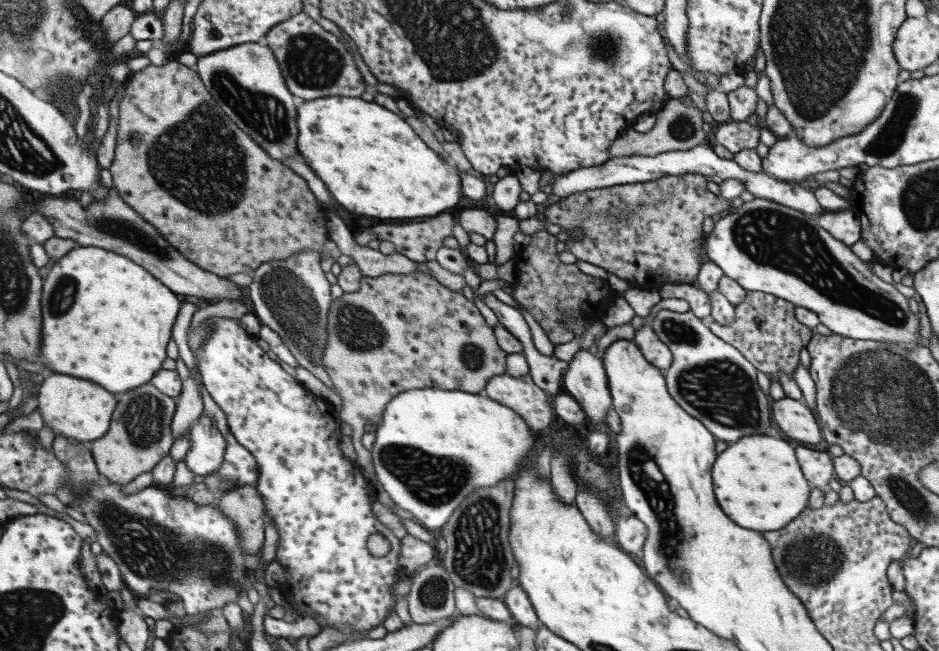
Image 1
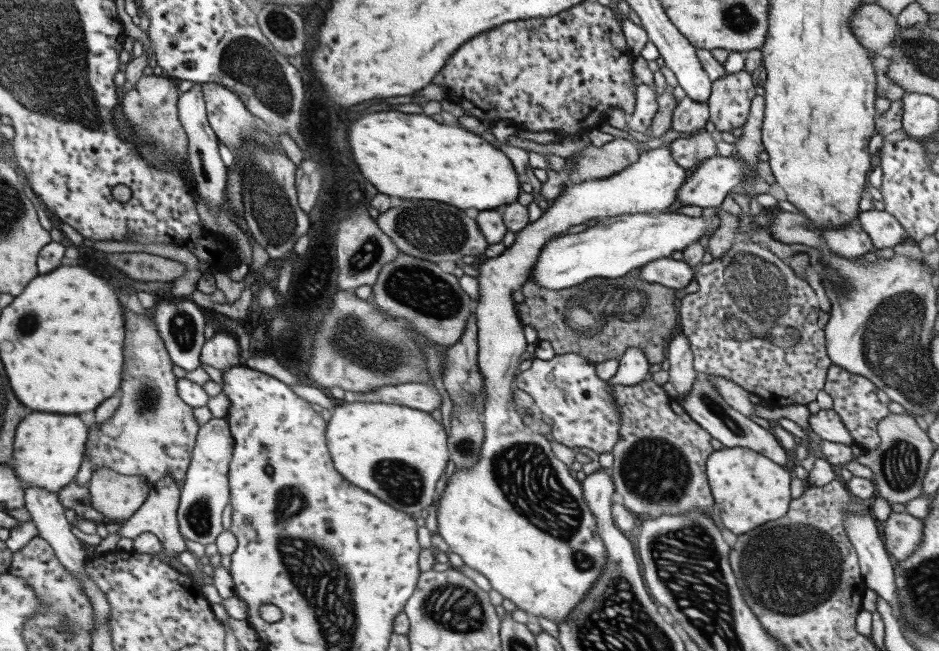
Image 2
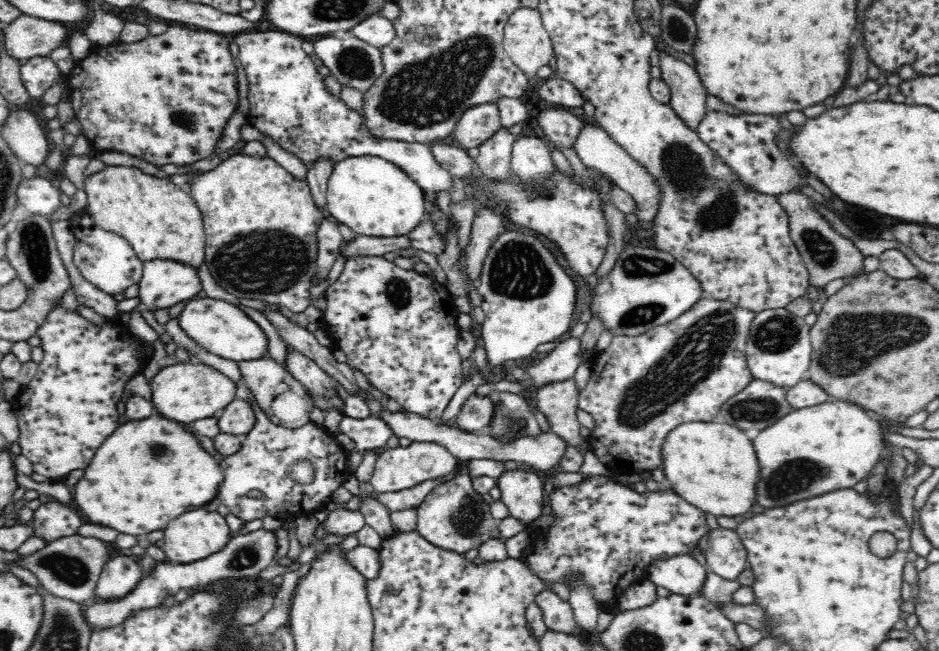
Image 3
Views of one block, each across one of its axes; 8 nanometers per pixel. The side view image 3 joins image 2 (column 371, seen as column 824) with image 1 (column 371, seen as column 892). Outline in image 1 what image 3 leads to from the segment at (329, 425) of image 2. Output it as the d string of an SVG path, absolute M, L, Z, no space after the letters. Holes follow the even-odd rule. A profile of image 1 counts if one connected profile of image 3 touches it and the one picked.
M413 388L393 396L385 405L373 434L374 441L369 451L377 483L394 504L409 512L412 519L425 529L442 528L453 510L475 488L493 486L503 478L515 477L533 446L533 434L527 423L508 406L481 393L437 388Z

